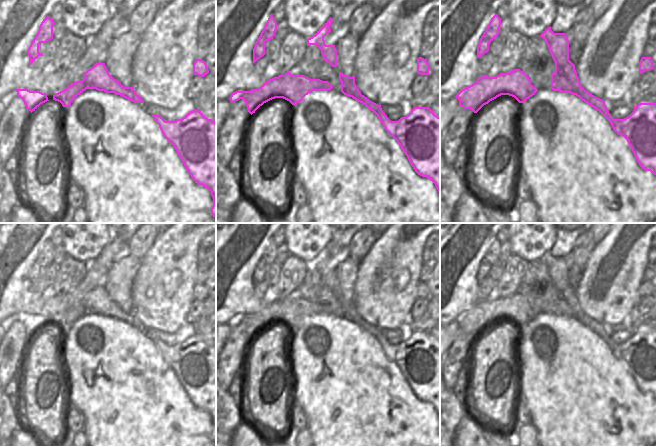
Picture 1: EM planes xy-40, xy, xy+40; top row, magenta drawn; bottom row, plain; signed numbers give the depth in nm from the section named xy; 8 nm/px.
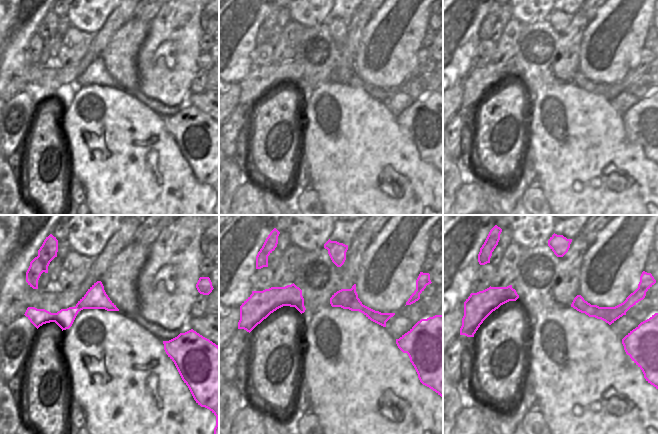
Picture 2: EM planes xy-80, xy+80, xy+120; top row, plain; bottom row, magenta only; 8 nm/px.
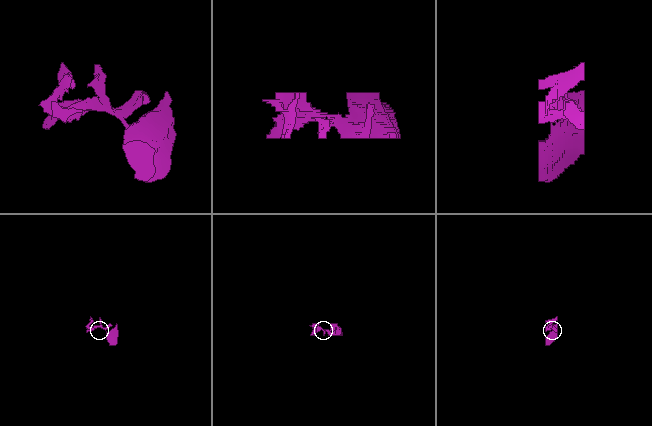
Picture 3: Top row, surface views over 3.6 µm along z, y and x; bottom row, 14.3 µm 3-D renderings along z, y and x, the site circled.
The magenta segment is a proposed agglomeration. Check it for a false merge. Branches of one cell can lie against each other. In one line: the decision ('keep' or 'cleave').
cleave

